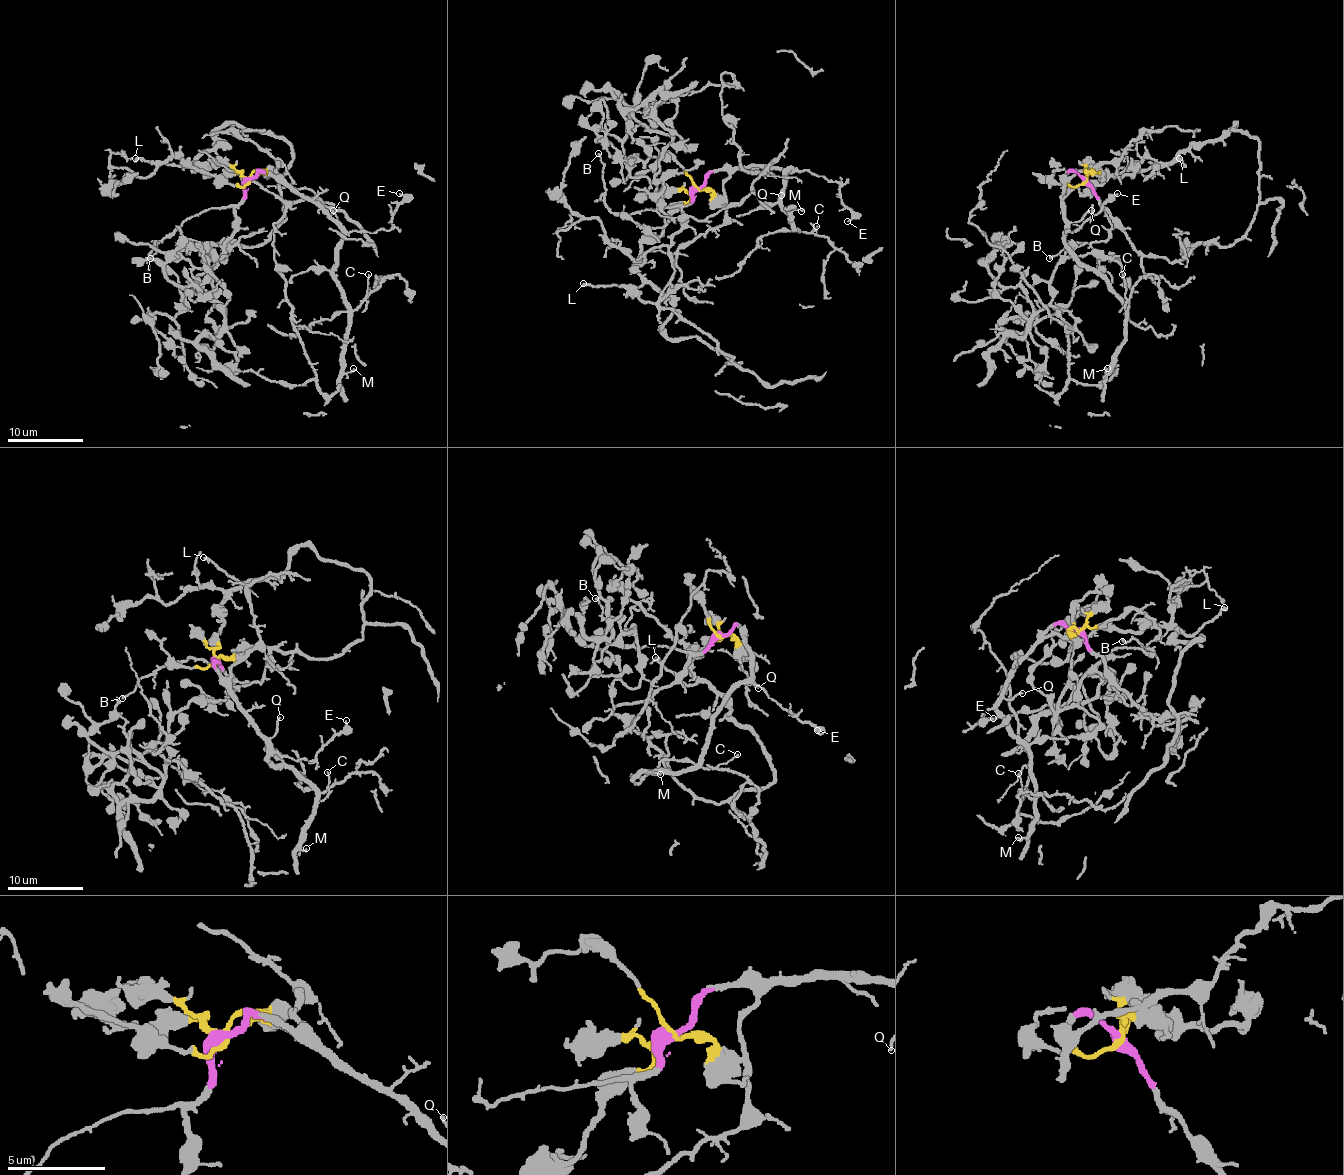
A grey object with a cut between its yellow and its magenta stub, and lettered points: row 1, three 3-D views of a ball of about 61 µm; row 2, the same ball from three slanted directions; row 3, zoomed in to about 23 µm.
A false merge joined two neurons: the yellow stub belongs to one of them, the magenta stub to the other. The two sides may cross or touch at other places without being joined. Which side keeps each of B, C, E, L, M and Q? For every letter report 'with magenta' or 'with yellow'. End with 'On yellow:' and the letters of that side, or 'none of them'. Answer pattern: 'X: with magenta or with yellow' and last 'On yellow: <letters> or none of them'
B: with magenta
C: with magenta
E: with magenta
L: with yellow
M: with magenta
Q: with magenta
On yellow: L

